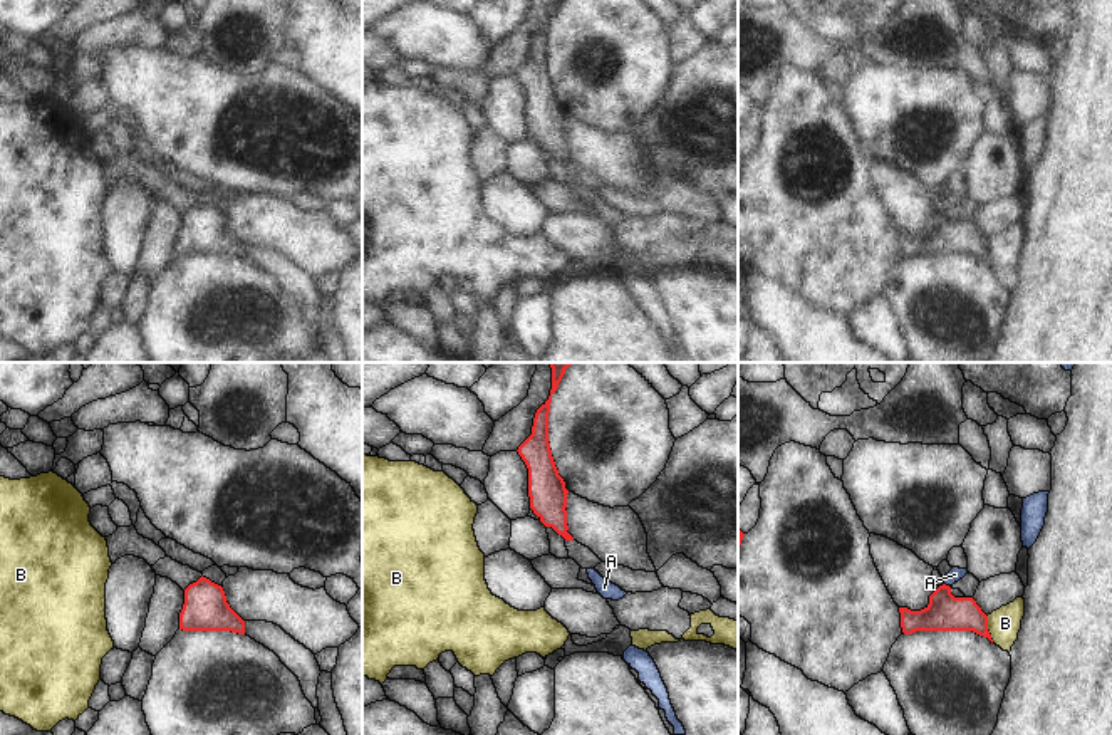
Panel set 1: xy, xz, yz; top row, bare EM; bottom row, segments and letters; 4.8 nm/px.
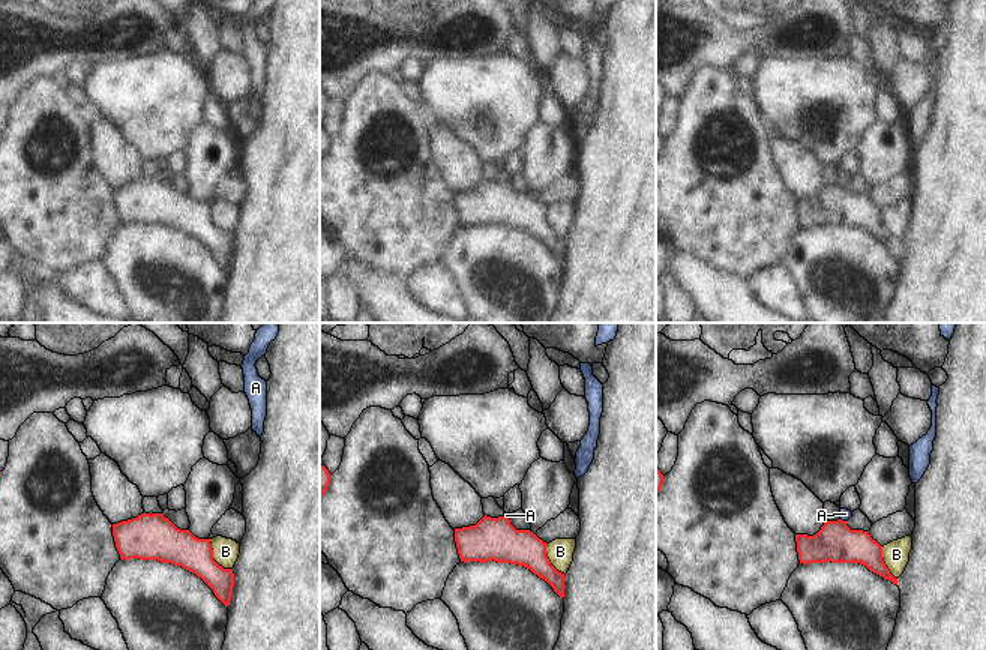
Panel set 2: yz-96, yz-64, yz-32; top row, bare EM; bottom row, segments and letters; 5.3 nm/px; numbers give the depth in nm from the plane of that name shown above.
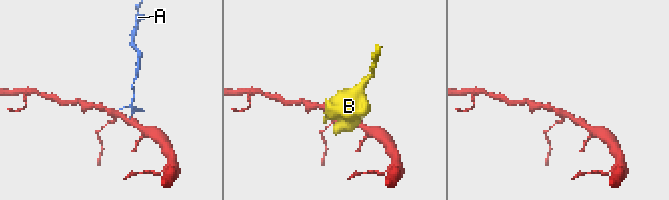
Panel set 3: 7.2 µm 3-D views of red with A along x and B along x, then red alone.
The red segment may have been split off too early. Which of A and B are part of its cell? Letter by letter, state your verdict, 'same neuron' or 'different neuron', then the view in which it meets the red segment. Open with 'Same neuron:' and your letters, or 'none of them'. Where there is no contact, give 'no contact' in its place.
Same neuron: none of them
A: different neuron; contact in yz
B: different neuron; contact in yz

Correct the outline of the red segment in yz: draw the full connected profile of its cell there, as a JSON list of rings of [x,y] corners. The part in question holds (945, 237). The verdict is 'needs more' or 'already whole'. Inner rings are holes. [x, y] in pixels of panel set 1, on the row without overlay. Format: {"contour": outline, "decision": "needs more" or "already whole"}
{"contour": [[[943,208],[931,220],[929,228],[921,235],[899,232],[904,258],[916,255],[973,255],[991,267],[988,240],[973,222],[954,222],[951,211]]], "decision": "already whole"}

